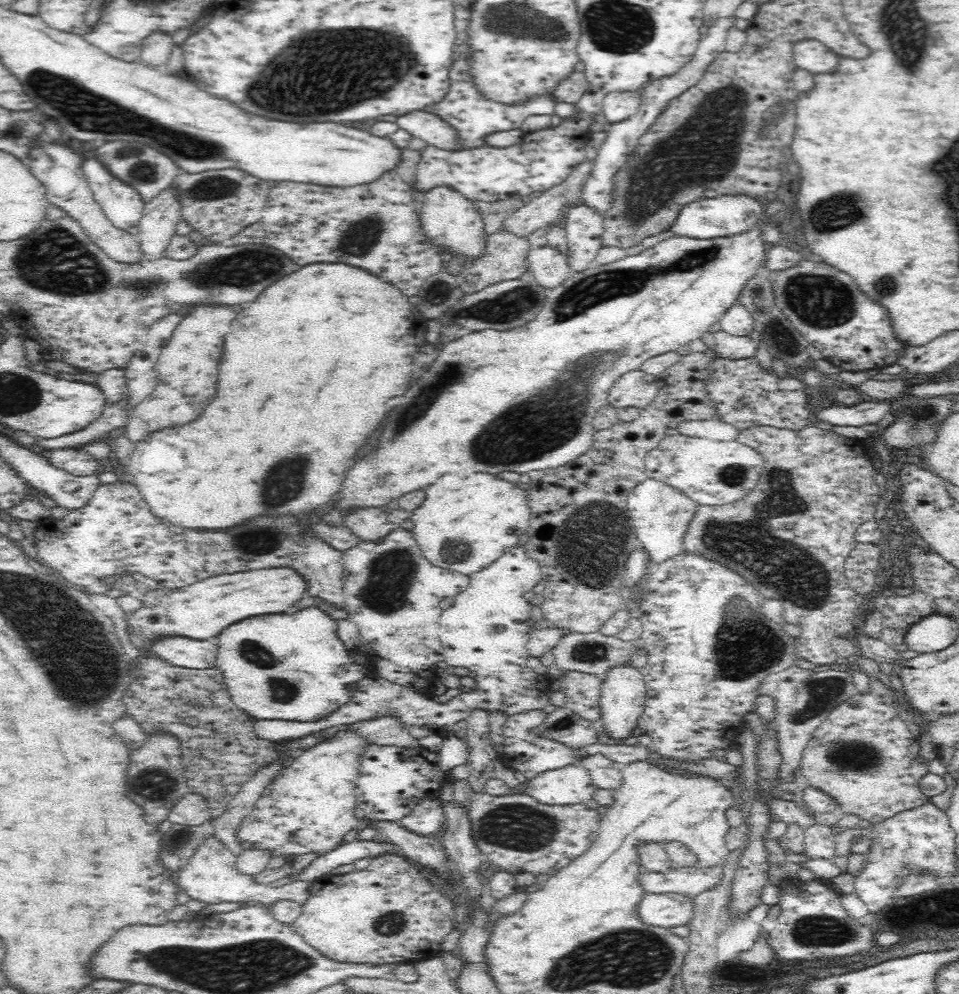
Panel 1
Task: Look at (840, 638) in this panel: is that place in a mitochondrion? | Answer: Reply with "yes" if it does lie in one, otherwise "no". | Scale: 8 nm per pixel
no

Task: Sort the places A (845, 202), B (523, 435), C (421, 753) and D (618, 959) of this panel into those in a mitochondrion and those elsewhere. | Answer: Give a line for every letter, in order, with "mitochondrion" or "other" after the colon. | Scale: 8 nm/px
A: mitochondrion
B: mitochondrion
C: other
D: mitochondrion

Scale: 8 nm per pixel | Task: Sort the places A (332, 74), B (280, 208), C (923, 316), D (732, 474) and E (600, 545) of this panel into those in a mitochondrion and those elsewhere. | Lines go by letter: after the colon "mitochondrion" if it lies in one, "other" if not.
A: mitochondrion
B: other
C: other
D: mitochondrion
E: mitochondrion

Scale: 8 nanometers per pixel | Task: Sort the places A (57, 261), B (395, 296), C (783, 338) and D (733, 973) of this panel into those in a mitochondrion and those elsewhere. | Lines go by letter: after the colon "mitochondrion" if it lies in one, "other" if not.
A: mitochondrion
B: other
C: mitochondrion
D: other

